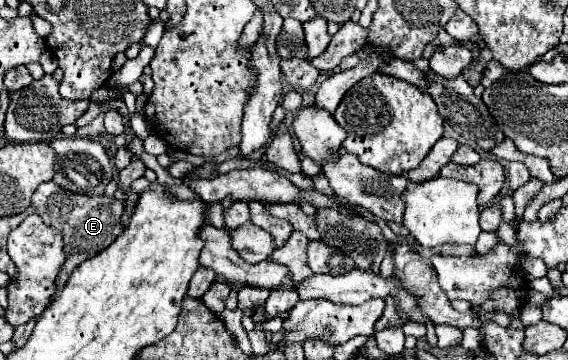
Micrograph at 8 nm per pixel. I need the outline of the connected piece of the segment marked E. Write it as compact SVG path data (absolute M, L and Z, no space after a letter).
M44 182L40 188L36 188L28 212L36 212L44 220L46 226L60 230L64 236L66 262L62 264L62 268L58 272L56 290L50 298L52 302L54 302L54 298L58 298L58 294L66 286L72 270L80 262L96 256L100 250L104 250L118 238L118 234L122 232L122 222L120 222L122 210L124 210L124 202L120 202L116 198L108 198L108 196L90 198L90 196L82 196L82 194L70 194L70 190L64 190L64 188L56 186L54 182Z

